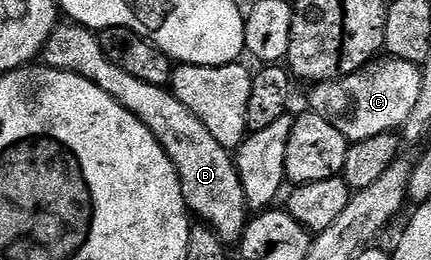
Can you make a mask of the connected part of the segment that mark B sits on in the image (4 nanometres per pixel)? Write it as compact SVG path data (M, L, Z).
M75 24L57 25L44 46L43 65L55 70L69 70L90 84L98 84L106 96L118 100L122 108L129 110L162 144L166 156L174 164L178 172L178 180L182 184L182 196L188 205L189 215L196 214L203 225L209 226L226 244L239 243L242 232L248 226L250 211L246 204L246 194L242 192L242 182L236 171L233 155L206 129L206 124L178 100L168 86L146 84L146 80L138 80L138 76L130 76L126 68L118 68L109 60L108 53L102 48L99 37L85 26Z

